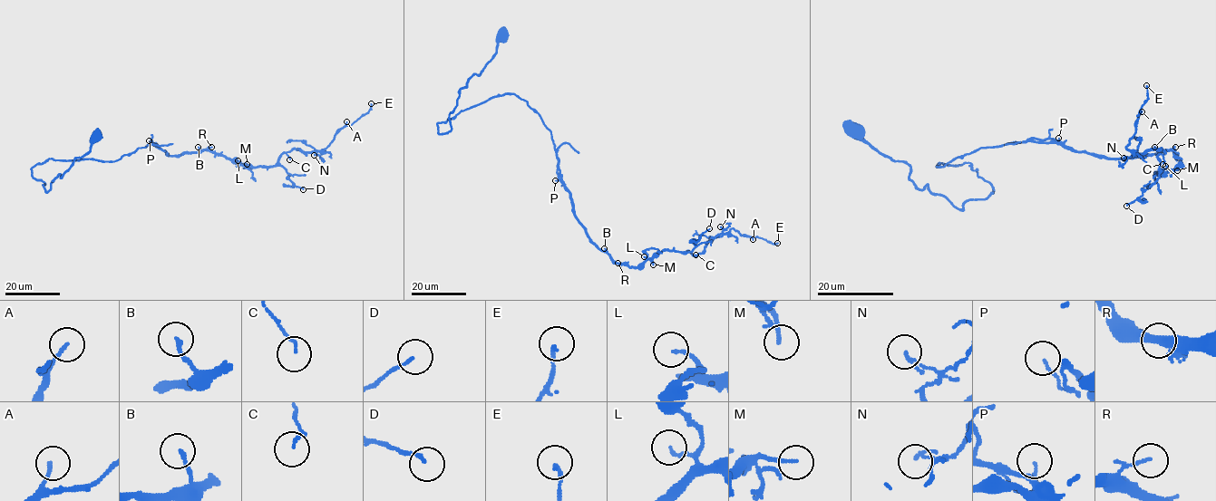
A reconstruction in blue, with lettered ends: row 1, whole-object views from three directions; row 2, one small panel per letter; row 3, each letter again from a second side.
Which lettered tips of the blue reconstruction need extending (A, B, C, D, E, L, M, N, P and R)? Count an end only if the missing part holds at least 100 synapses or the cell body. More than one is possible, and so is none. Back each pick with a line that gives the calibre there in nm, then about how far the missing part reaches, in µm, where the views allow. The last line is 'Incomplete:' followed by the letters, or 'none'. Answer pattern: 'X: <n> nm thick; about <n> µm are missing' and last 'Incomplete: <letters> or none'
A: 120 nm thick; about 120 µm are missing
Incomplete: A

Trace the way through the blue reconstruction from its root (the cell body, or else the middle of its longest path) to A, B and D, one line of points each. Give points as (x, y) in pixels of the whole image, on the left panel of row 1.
A: (94, 135), (48, 191), (33, 176), (49, 158), (114, 161), (151, 143), (273, 167), (322, 151), (346, 121)
B: (94, 135), (48, 191), (33, 176), (49, 158), (114, 161), (151, 143), (169, 155), (198, 147)
D: (94, 135), (48, 191), (33, 176), (49, 158), (114, 161), (152, 143), (281, 165), (303, 189)

